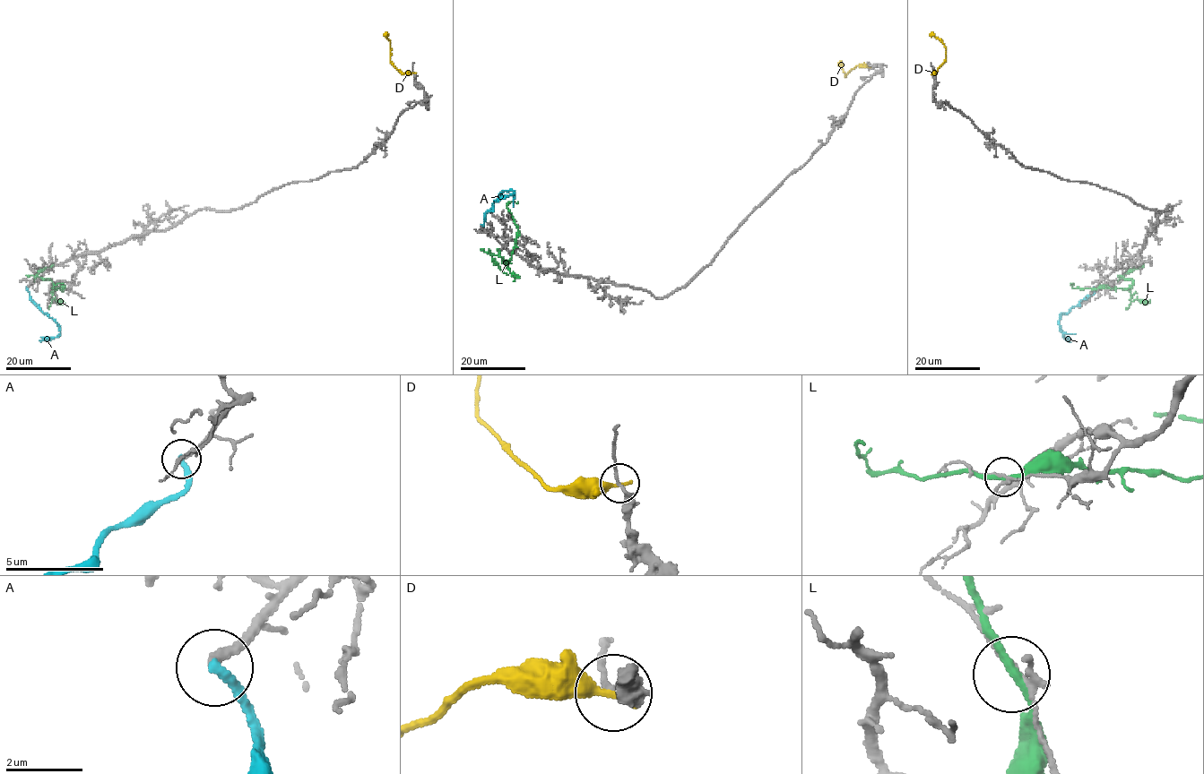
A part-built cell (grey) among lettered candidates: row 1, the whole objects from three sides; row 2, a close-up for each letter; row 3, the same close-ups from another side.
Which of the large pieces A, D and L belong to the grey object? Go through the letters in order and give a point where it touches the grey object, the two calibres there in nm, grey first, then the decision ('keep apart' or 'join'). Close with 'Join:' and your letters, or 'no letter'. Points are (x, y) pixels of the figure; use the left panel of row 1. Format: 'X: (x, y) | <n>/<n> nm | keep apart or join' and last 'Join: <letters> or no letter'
A: (26, 288) | 240/280 nm | keep apart
D: (413, 73) | 110/320 nm | keep apart
L: (62, 288) | 150/190 nm | keep apart
Join: no letter

